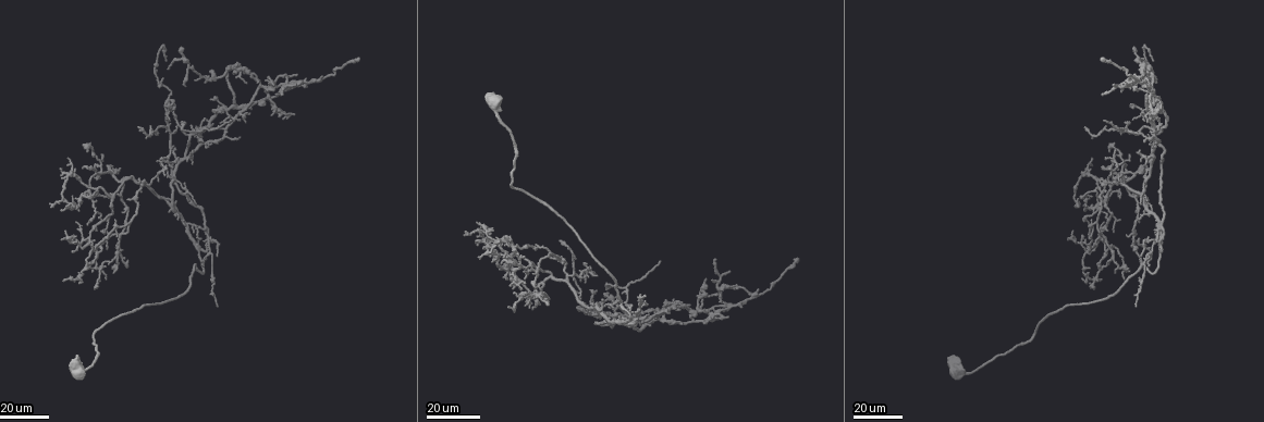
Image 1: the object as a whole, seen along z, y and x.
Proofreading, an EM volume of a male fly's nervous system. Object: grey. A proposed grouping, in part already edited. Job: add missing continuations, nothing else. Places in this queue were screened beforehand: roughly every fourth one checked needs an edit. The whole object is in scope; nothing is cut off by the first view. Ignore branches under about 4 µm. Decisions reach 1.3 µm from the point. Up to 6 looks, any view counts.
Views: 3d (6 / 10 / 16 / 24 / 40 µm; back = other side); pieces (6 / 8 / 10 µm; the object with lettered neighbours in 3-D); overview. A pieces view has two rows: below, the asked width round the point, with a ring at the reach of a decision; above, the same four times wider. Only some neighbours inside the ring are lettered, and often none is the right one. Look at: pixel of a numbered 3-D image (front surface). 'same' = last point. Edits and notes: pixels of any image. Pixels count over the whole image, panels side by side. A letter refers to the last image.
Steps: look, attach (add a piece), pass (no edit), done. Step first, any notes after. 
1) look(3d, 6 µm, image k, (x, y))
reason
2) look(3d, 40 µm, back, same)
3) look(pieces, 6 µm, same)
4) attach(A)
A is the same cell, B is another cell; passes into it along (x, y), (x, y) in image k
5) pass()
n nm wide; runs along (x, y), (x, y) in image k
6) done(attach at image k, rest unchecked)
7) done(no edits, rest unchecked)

look(3d, 40 µm, image 1, (265, 79))
branch stops here

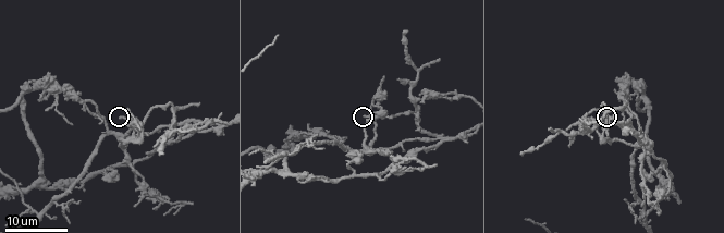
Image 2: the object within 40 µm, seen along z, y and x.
look(pieces, 8 µm, image 2, (119, 115))
see the neighbours

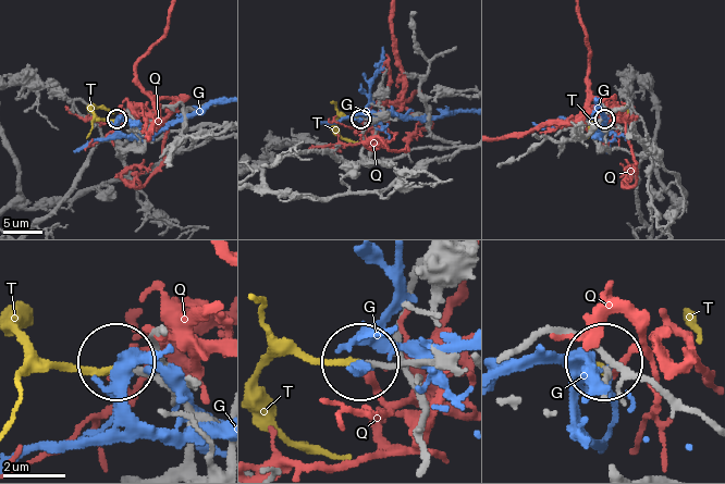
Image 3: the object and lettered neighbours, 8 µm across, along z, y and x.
attach(T)
T is the same cell, G and Q are other cells; it goes on there

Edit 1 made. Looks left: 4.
look(3d, 24 µm, image 2, (626, 103))
an open end

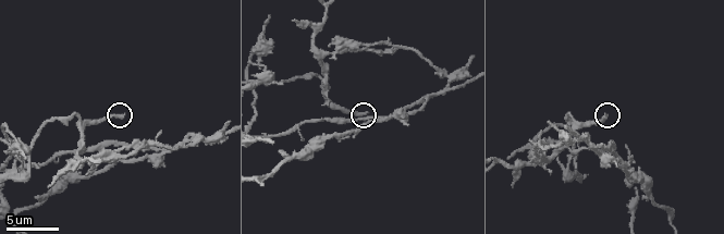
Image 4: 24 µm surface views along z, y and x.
look(pieces, 8 µm, image 4, (120, 117))
what lies round it

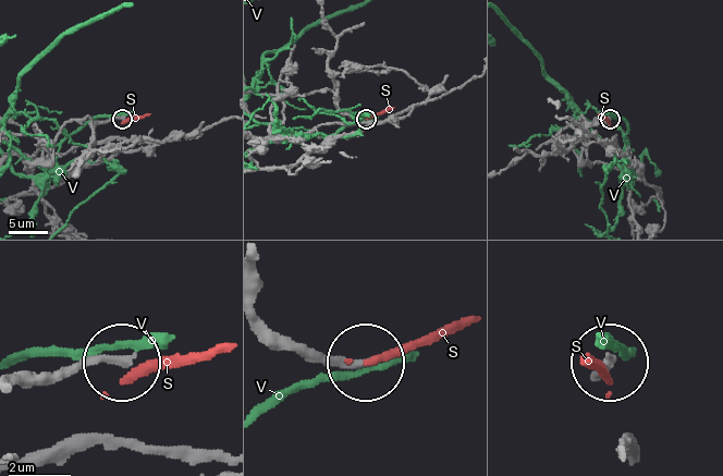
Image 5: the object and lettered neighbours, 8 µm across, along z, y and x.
pass()
S and V are other cells; runs along (268, 324), (292, 341), (359, 363) in image 5; no lettered piece goes on from it

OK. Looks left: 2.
look(3d, 16 µm, image 2, (439, 62))
branch stops here

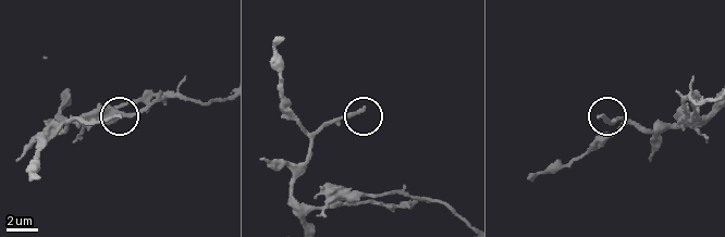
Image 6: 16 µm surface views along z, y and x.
look(pieces, 6 µm, image 6, (361, 112))

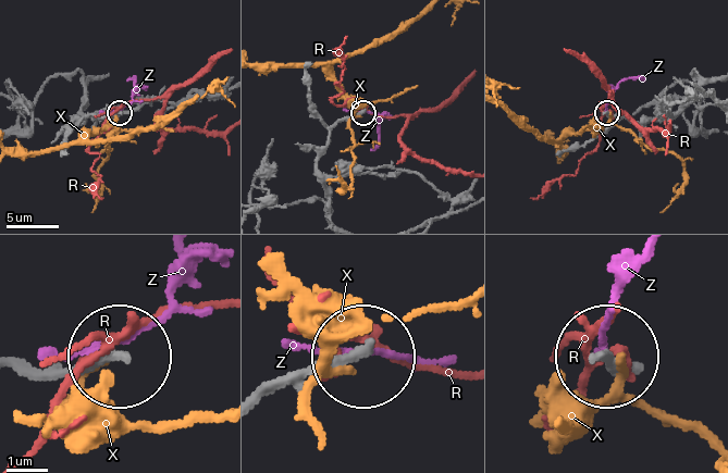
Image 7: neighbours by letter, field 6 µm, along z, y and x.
pass()
R, X and Z are other cells; runs along (260, 406), (360, 357) in image 7; none of them fits

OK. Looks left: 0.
done(attach at image 3, rest unchecked)

